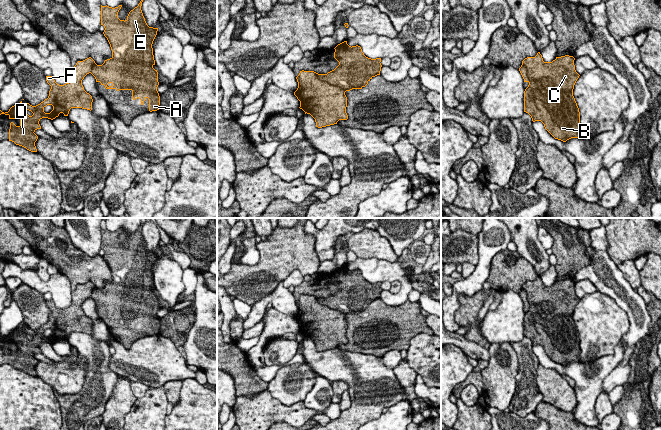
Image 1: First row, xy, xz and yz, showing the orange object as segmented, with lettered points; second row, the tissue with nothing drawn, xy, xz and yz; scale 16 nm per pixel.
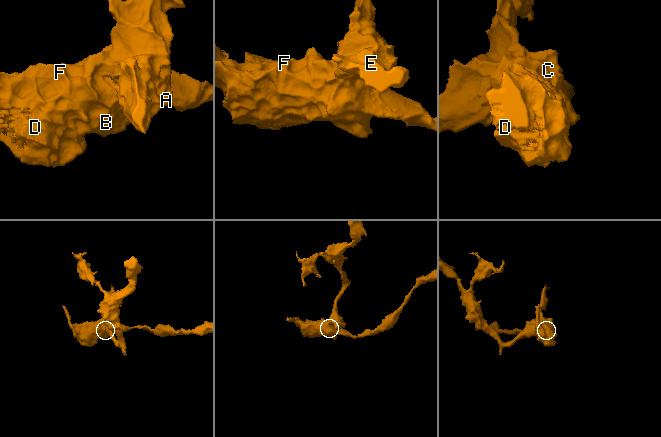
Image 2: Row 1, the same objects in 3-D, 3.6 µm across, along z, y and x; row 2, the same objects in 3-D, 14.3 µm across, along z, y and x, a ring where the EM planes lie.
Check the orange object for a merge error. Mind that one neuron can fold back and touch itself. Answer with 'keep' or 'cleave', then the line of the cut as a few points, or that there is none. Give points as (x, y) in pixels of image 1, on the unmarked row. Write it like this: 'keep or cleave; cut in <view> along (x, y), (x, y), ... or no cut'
cleave; cut in xz along (317, 298), (345, 315)

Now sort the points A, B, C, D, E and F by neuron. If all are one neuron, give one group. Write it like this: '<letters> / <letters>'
A E / B C D F

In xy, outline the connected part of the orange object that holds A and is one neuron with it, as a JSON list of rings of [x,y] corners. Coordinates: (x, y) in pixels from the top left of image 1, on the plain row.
[[[141,218],[141,225],[137,231],[131,234],[127,243],[120,244],[118,236],[122,229],[112,232],[101,229],[101,249],[104,250],[104,260],[107,262],[112,281],[104,285],[102,289],[95,289],[90,296],[106,313],[131,314],[132,323],[139,322],[141,329],[146,322],[149,323],[149,335],[159,334],[160,320],[157,315],[159,309],[158,296],[153,292],[155,289],[152,268],[157,259],[158,252],[149,251],[143,240],[141,230],[145,218]]]

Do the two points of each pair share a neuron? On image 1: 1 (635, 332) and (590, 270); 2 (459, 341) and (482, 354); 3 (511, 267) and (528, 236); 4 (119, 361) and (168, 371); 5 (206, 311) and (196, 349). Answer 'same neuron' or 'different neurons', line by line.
1: same neuron
2: same neuron
3: different neurons
4: same neuron
5: same neuron

